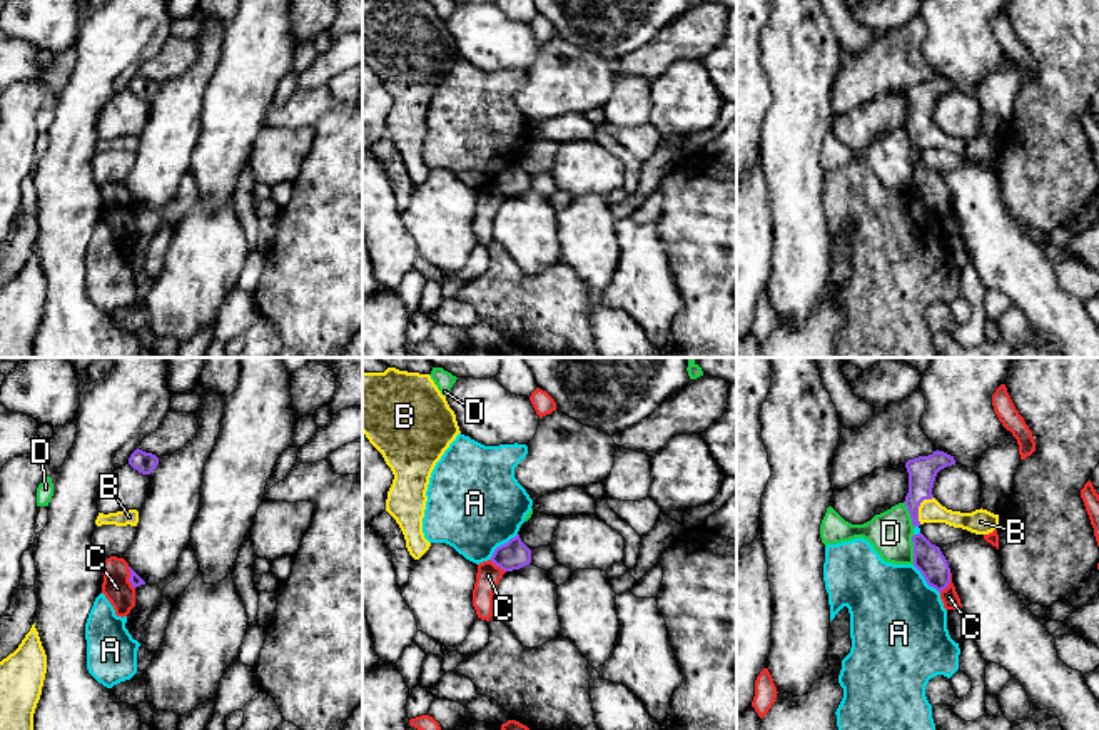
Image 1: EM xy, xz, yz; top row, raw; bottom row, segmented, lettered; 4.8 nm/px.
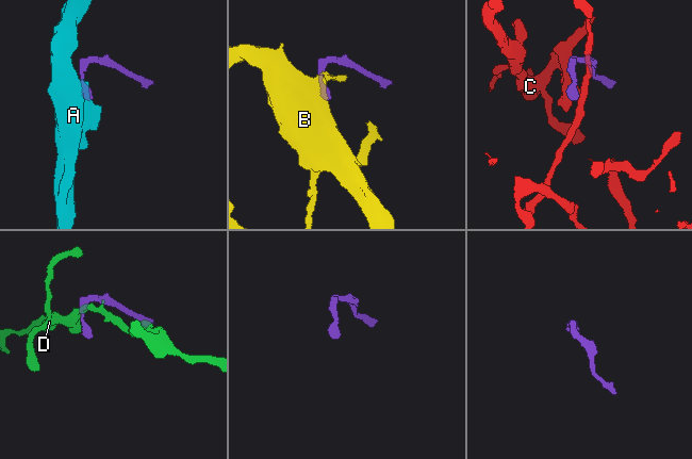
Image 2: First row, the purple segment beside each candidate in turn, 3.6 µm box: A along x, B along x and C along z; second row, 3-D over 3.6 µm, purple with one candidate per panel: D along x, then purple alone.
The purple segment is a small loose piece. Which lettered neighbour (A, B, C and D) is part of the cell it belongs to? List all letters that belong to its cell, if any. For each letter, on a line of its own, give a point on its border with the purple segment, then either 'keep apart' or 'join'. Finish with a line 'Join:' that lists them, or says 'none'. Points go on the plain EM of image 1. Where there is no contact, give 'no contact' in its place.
A: xz (501, 171) | keep apart
B: yz (917, 134) | join
C: xy (129, 204) | keep apart
D: yz (914, 176) | keep apart
Join: B

